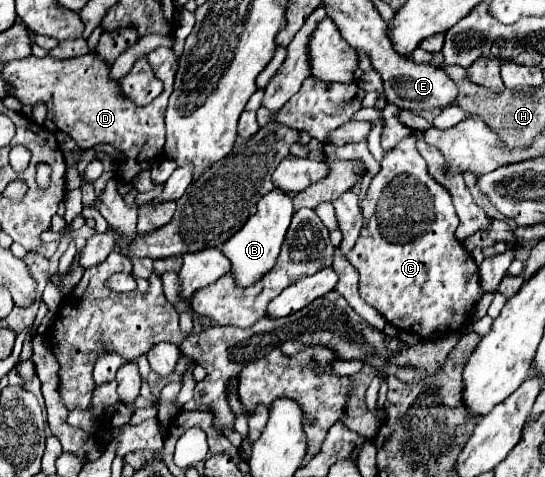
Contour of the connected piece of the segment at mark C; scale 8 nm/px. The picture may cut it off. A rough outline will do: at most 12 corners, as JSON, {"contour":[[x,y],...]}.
{"contour":[[414,137],[388,151],[348,261],[420,339],[482,297],[450,193]]}

